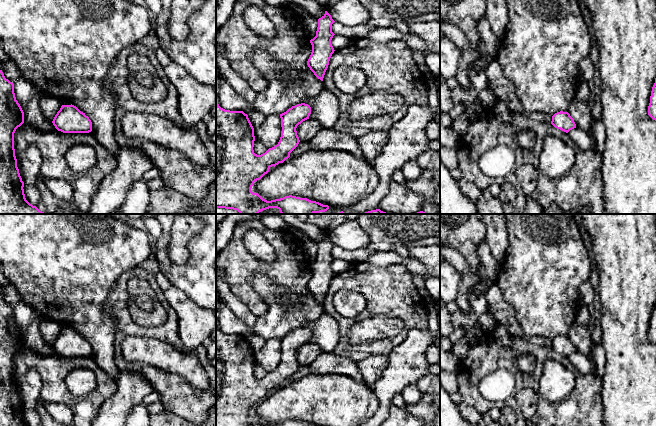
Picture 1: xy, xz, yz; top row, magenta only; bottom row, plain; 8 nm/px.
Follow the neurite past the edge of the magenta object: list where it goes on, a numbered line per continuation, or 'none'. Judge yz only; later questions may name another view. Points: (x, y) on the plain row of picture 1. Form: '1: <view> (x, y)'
none

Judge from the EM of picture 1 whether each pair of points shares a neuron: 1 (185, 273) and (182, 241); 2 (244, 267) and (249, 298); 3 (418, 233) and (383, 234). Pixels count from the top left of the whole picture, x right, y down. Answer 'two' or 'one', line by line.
1: two
2: one
3: one

